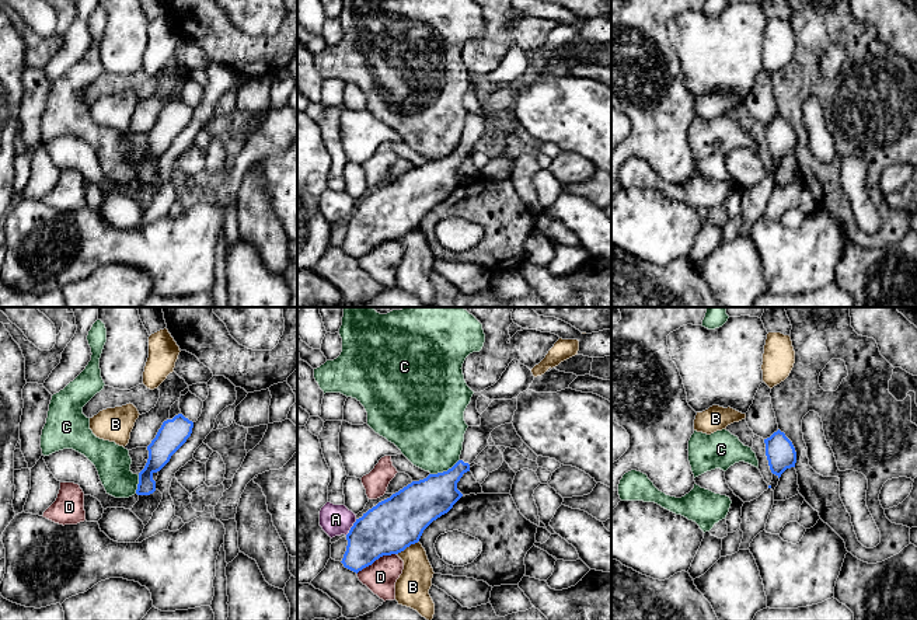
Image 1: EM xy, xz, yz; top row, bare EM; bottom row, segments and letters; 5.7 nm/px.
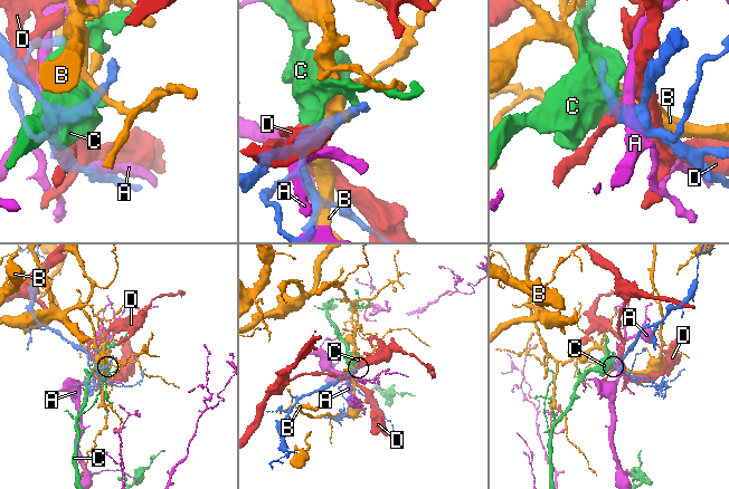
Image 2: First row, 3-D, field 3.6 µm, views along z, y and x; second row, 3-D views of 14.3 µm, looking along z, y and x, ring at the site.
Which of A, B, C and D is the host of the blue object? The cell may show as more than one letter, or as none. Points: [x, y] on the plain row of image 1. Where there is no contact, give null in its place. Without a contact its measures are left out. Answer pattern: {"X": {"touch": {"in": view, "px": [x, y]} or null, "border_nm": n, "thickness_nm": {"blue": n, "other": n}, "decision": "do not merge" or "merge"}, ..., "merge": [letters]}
{"A": {"touch": {"in": "xz", "px": [351, 213]}, "border_nm": 120, "thickness_nm": {"blue": 300, "other": 180}, "decision": "do not merge"}, "B": {"touch": {"in": "xz", "px": [407, 232]}, "border_nm": 150, "thickness_nm": {"blue": 300, "other": 190}, "decision": "do not merge"}, "C": {"touch": {"in": "xz", "px": [445, 157]}, "border_nm": 190, "thickness_nm": {"blue": 260, "other": 400}, "decision": "do not merge"}, "D": {"touch": {"in": "xz", "px": [376, 244]}, "border_nm": 260, "thickness_nm": {"blue": 300, "other": 180}, "decision": "do not merge"}, "merge": []}

